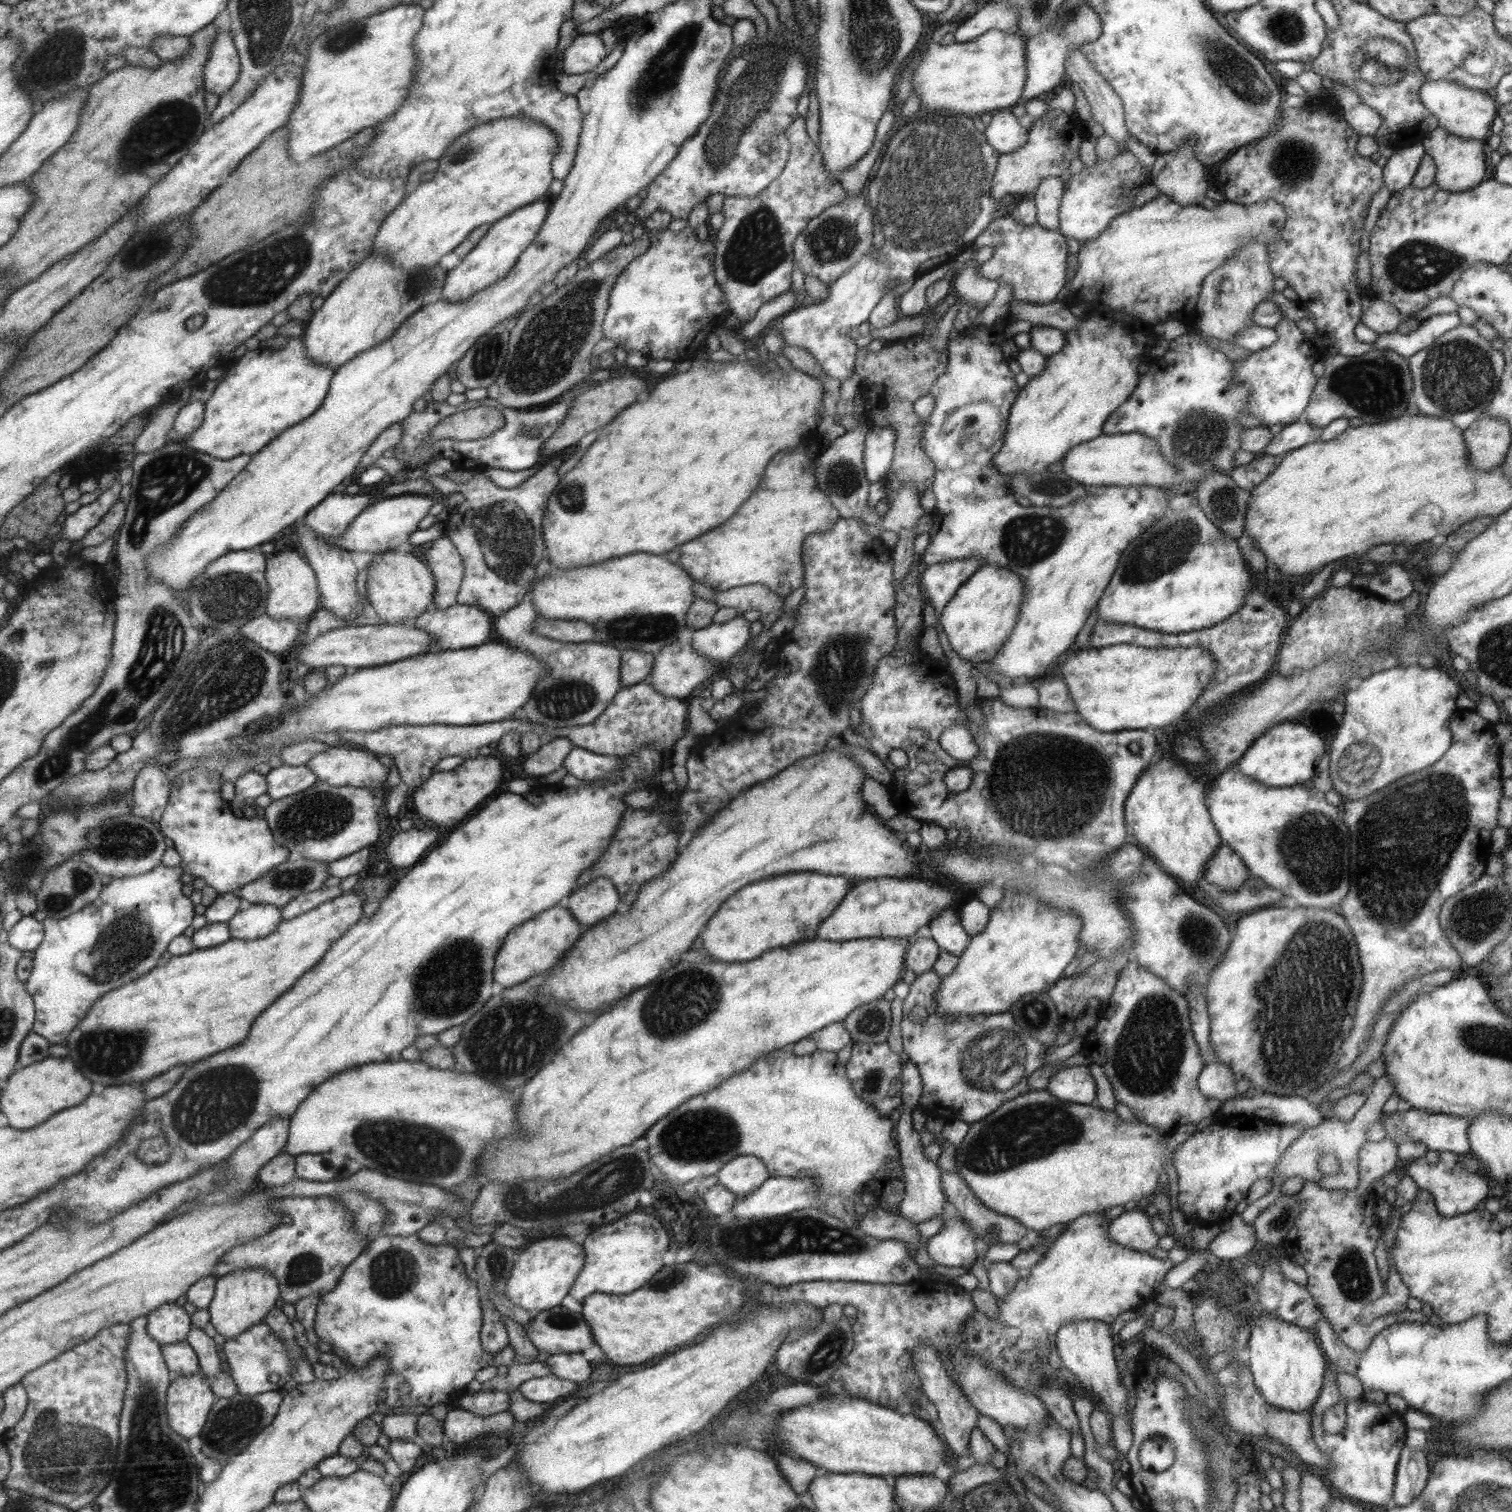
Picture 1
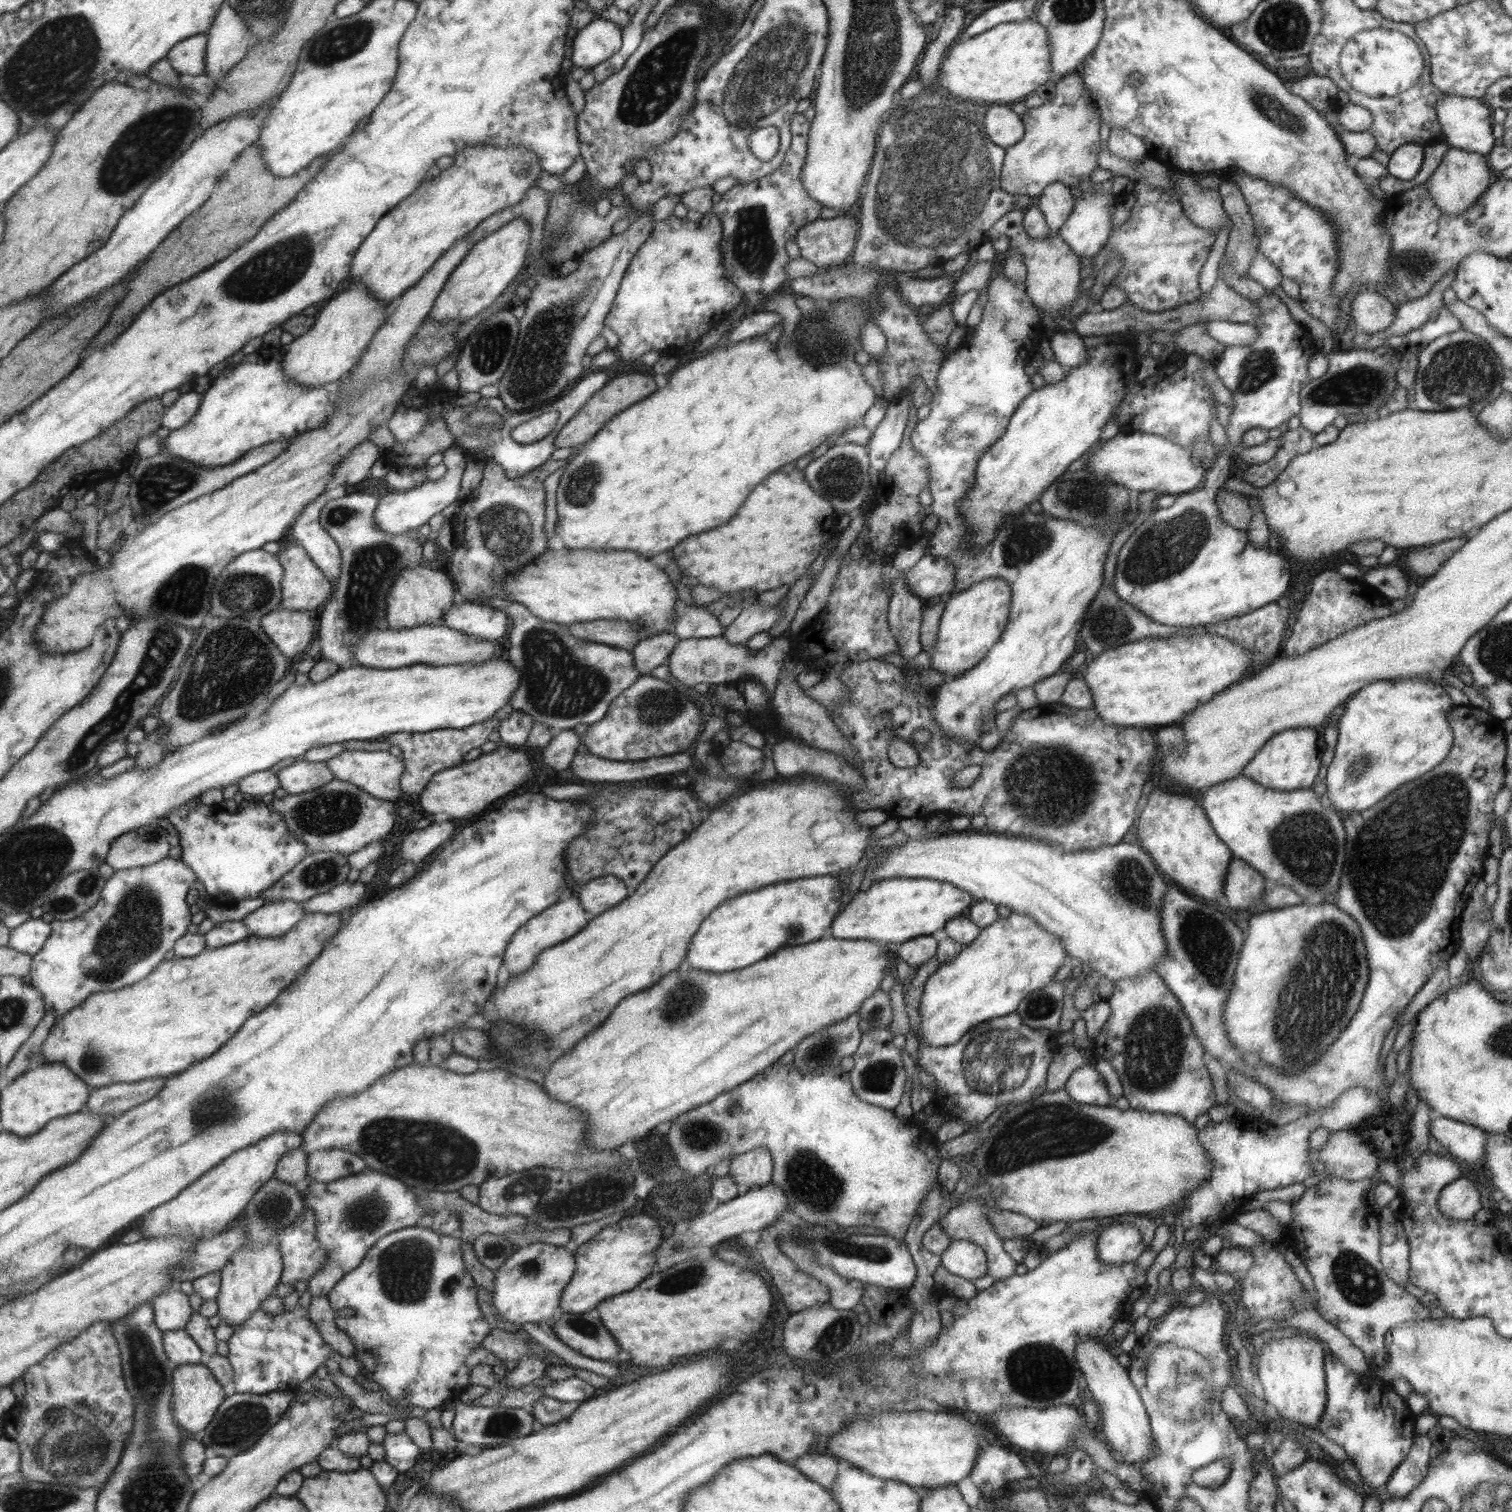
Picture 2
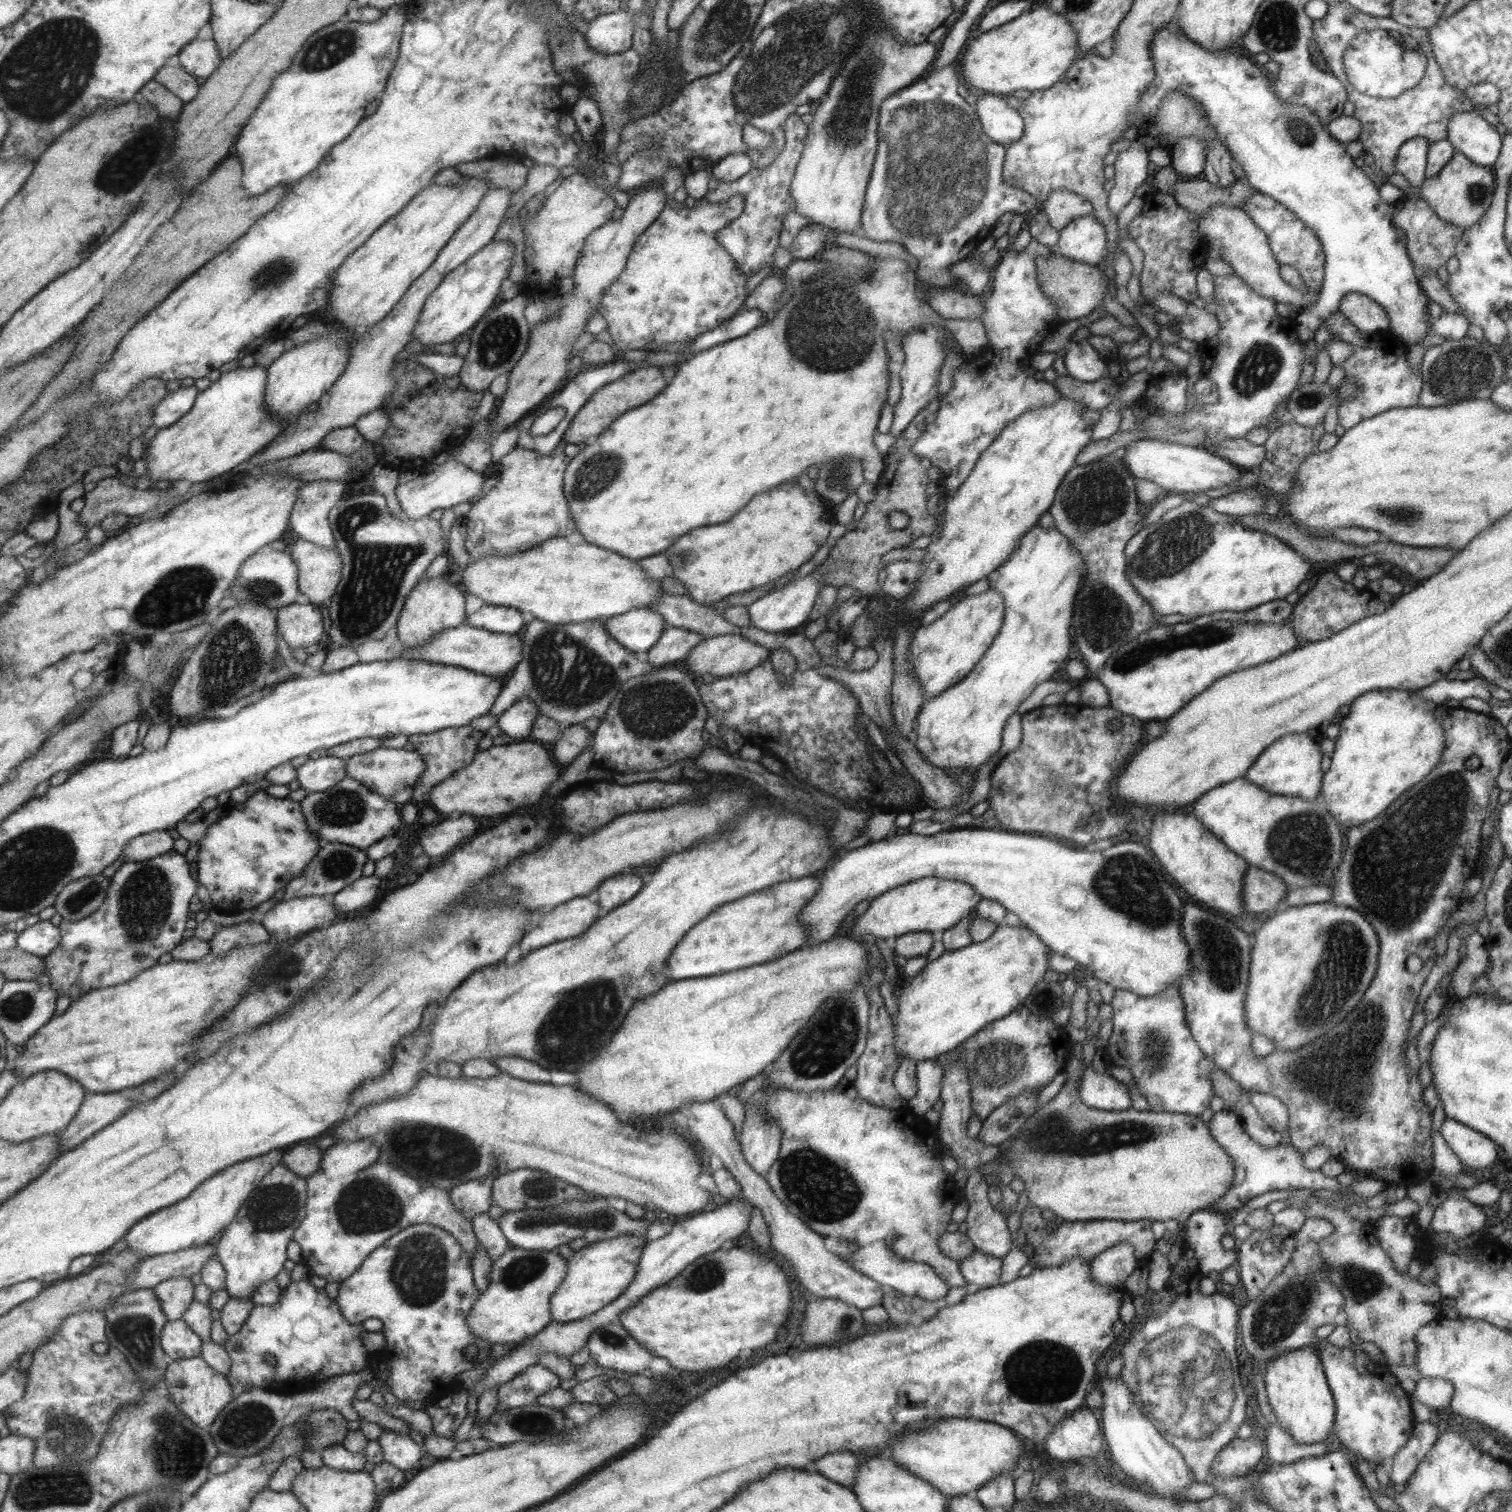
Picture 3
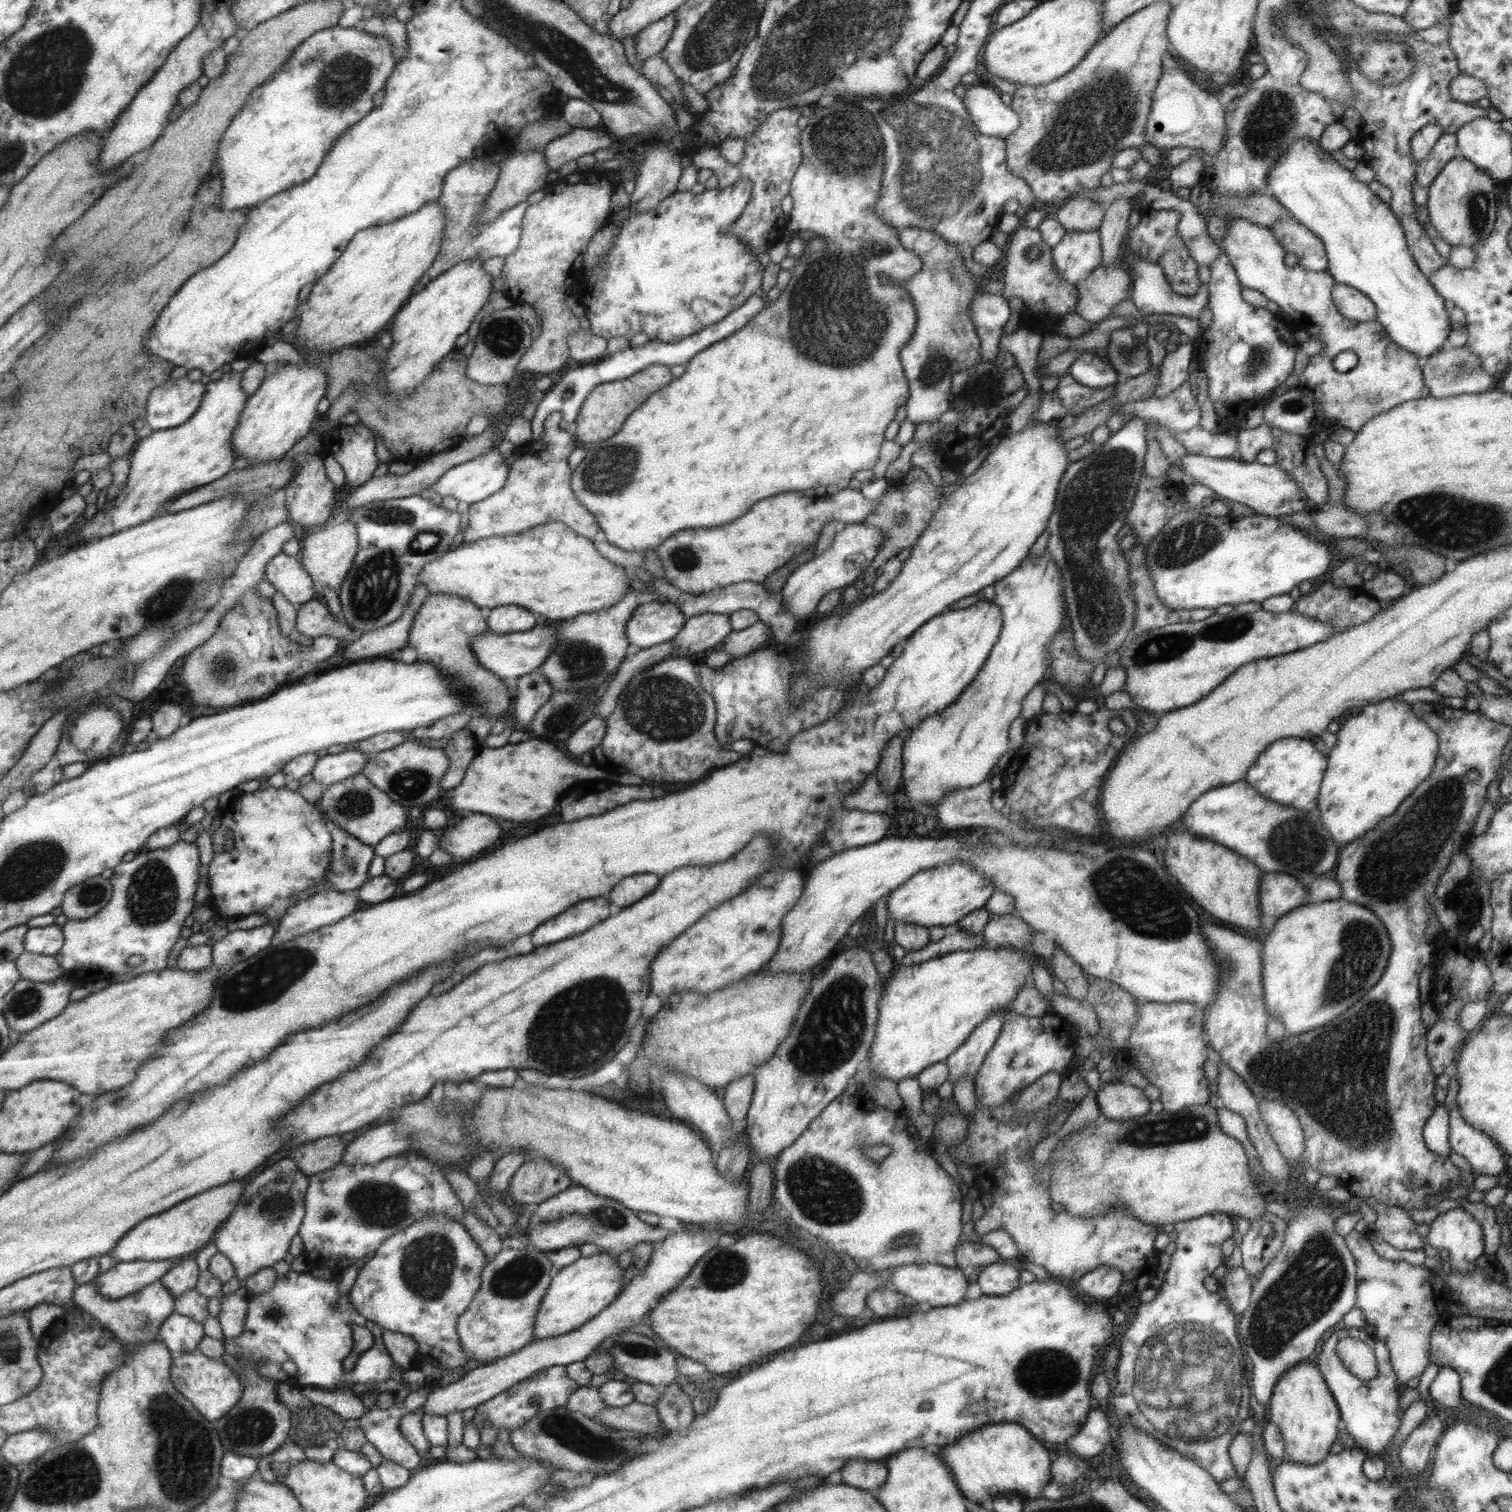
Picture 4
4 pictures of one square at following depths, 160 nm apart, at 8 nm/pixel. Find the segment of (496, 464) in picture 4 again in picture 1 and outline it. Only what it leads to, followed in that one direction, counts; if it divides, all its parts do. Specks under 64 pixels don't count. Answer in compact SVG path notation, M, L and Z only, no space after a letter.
M403 493L398 496L387 496L379 502L368 505L353 522L345 528L340 537L324 537L325 543L345 551L356 551L361 553L381 554L384 551L392 551L394 547L408 542L409 535L417 530L417 523L427 514L433 503L432 494Z

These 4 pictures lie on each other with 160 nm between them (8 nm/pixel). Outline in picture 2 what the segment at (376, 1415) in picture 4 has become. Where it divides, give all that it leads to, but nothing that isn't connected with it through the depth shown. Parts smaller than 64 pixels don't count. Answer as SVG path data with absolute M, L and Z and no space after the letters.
M404 1431L399 1434L386 1433L381 1446L384 1450L384 1461L397 1473L404 1473L412 1468L421 1451Z

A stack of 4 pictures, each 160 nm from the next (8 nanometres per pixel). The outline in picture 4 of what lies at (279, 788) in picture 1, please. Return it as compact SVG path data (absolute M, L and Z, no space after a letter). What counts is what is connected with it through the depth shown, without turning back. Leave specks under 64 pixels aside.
M345 749L337 754L326 754L315 762L311 778L321 786L331 786L344 778L349 778L361 771L367 762L366 754L358 750Z

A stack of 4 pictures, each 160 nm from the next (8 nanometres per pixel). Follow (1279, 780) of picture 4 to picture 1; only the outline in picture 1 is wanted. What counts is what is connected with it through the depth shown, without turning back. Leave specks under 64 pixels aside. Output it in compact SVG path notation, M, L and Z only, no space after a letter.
M1291 722L1279 723L1279 726L1269 728L1263 736L1253 742L1245 754L1239 758L1235 766L1241 774L1254 778L1260 784L1270 787L1289 787L1303 781L1311 780L1317 772L1317 764L1325 752L1323 740L1317 732Z

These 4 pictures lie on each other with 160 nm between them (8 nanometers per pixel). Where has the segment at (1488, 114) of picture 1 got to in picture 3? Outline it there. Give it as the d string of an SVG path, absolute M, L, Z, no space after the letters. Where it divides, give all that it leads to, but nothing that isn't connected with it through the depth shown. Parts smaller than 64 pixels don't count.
M1461 111L1452 114L1446 124L1446 140L1451 143L1455 151L1464 154L1475 164L1491 167L1500 151L1501 136L1497 134L1495 126L1490 125L1477 111Z

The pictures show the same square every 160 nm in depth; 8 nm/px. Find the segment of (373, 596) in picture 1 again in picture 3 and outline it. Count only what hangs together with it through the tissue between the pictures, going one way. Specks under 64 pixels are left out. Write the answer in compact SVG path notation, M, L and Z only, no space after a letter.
M423 576L419 579L411 592L407 594L401 610L399 618L397 618L395 629L397 630L397 638L405 647L416 647L428 641L428 638L433 633L441 633L441 630L455 628L465 623L465 592L459 587L456 582L449 582L447 578L428 579Z

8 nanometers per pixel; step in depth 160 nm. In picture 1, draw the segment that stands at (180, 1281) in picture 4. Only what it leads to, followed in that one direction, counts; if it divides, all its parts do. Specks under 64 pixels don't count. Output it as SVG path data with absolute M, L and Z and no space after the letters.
M166 1302L146 1316L147 1333L156 1339L161 1347L186 1340L188 1330L192 1326L189 1317L182 1306Z

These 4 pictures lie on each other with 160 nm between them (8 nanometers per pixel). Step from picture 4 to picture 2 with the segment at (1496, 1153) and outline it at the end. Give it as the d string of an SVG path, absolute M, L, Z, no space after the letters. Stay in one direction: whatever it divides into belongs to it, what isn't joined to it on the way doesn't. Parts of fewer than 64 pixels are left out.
M1437 1116L1428 1121L1428 1134L1435 1142L1467 1163L1475 1162L1484 1154L1487 1133L1476 1126Z

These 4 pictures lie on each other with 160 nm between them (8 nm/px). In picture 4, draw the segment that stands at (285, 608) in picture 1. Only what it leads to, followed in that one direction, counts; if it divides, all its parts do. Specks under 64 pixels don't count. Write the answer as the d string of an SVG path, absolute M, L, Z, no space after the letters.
M338 519L338 524L332 526L327 523L317 532L300 538L299 542L301 548L297 555L298 562L314 582L318 592L322 585L333 588L337 592L357 552L357 535L353 523Z

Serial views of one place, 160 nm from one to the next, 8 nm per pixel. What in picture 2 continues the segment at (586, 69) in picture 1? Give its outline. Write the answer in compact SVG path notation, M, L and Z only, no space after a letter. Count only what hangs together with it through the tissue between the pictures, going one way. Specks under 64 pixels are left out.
M597 18L578 30L569 60L573 67L591 70L621 47L621 28L613 21Z

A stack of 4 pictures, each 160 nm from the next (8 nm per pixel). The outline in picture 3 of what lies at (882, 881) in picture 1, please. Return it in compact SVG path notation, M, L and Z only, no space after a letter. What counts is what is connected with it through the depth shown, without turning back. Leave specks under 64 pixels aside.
M925 877L886 890L872 898L867 909L857 915L851 926L851 934L860 937L872 934L881 940L895 940L901 934L917 931L944 931L973 913L980 896L964 882L945 878Z

